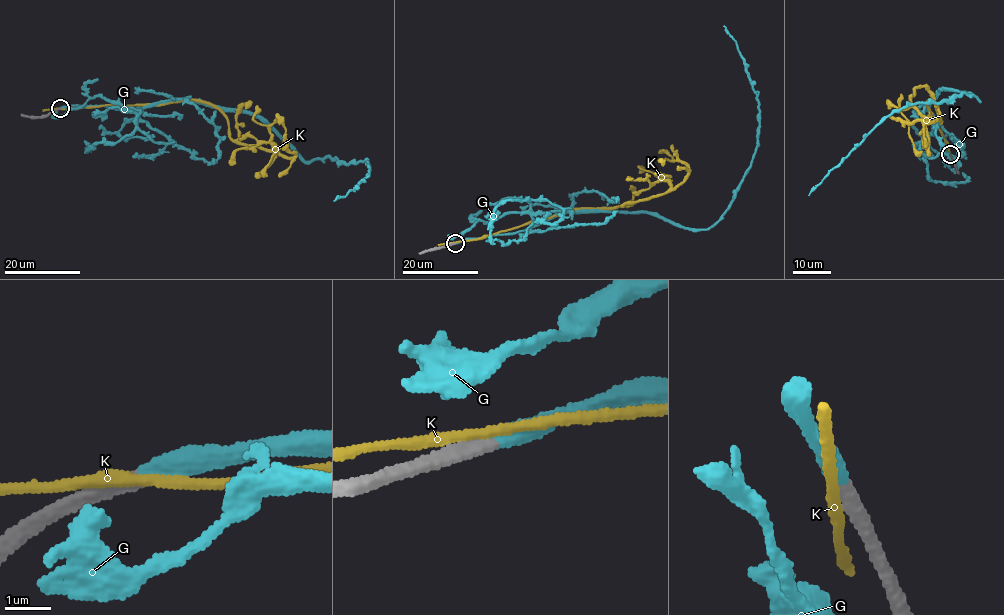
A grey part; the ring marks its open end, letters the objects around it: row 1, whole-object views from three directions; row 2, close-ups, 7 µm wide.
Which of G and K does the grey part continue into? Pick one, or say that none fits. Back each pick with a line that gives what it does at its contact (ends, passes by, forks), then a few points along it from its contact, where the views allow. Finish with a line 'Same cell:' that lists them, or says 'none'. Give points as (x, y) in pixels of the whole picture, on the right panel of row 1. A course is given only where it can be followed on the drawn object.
G: It ends there. Its course: (949, 155), (947, 132), (928, 108), (942, 87), (979, 99), (964, 93), (895, 109), (809, 195)
Same cell: G

